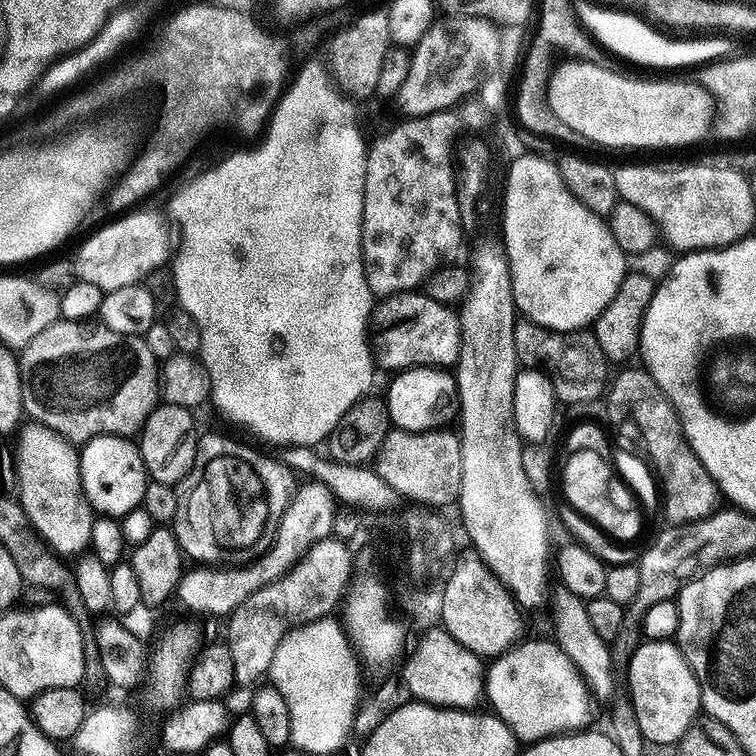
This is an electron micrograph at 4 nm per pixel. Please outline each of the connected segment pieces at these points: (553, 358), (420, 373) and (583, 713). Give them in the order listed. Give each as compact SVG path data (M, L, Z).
M520 318L514 326L514 350L517 361L524 368L538 368L552 377L557 397L563 403L564 400L568 404L580 404L583 400L592 400L603 388L605 391L610 380L609 365L602 354L602 346L598 346L595 335L588 330L575 333L572 339L538 326L533 320Z
M421 366L397 371L388 384L389 421L401 432L427 432L440 430L451 420L455 421L460 406L460 396L456 393L456 378L451 371L440 366Z
M555 639L526 640L509 648L507 652L500 653L487 665L486 700L492 703L491 711L507 724L520 742L547 740L549 736L587 729L594 700L574 662L570 662L570 658L560 649Z

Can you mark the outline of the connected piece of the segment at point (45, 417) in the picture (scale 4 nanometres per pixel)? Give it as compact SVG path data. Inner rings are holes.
M59 318L19 349L20 387L26 393L24 412L62 438L83 446L96 436L135 437L162 396L162 368L139 336L127 336L99 322Z

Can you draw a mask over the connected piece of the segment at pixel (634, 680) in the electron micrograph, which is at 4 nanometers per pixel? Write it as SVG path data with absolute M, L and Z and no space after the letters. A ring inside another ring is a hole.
M672 640L641 642L629 660L626 678L628 678L626 695L632 700L641 732L649 745L675 745L701 715L698 678L680 653L679 644Z

